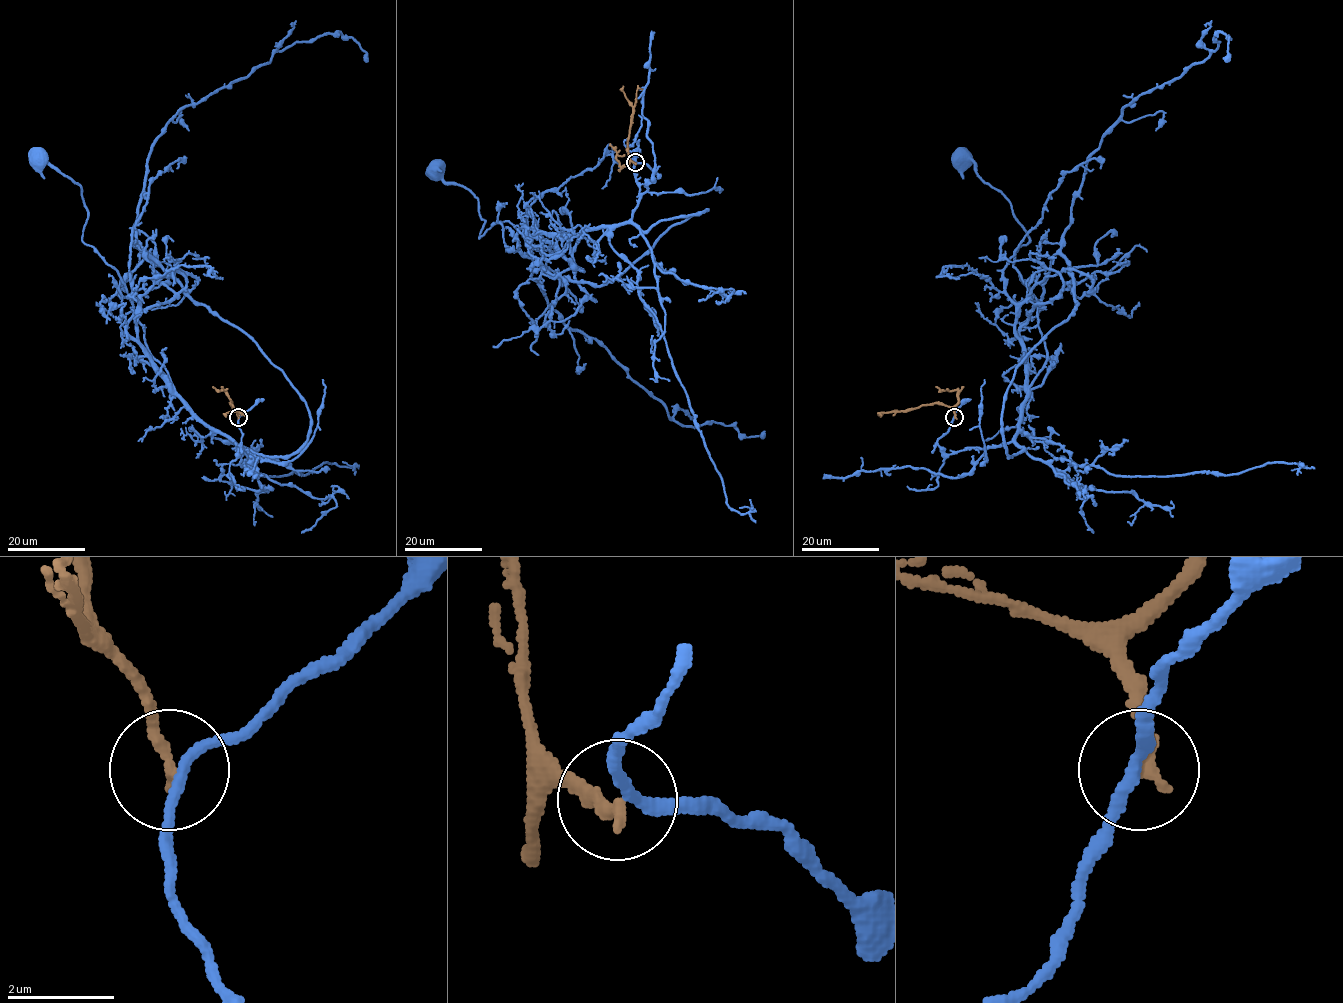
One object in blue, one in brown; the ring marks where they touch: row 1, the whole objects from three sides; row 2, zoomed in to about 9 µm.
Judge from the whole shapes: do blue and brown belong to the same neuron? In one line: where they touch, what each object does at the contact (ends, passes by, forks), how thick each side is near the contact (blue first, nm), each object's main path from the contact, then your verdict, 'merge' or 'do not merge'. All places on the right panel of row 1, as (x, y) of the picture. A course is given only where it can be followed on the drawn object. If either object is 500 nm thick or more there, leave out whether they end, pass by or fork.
(954, 417) | blue passes by | brown ends | 200/260 nm | blue via (954, 417), (937, 440), (945, 453), (1009, 443), (1047, 359), (1013, 266), (1029, 237), (964, 159) | brown via (954, 417), (951, 408), (937, 403), (878, 415) | do not merge

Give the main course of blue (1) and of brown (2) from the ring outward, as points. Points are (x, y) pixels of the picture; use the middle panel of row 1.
1: (636, 162), (639, 145), (632, 217), (583, 229), (552, 255), (508, 221), (479, 237), (479, 202), (434, 172)
2: (635, 162), (630, 159), (627, 145), (633, 106), (626, 98), (623, 86)

